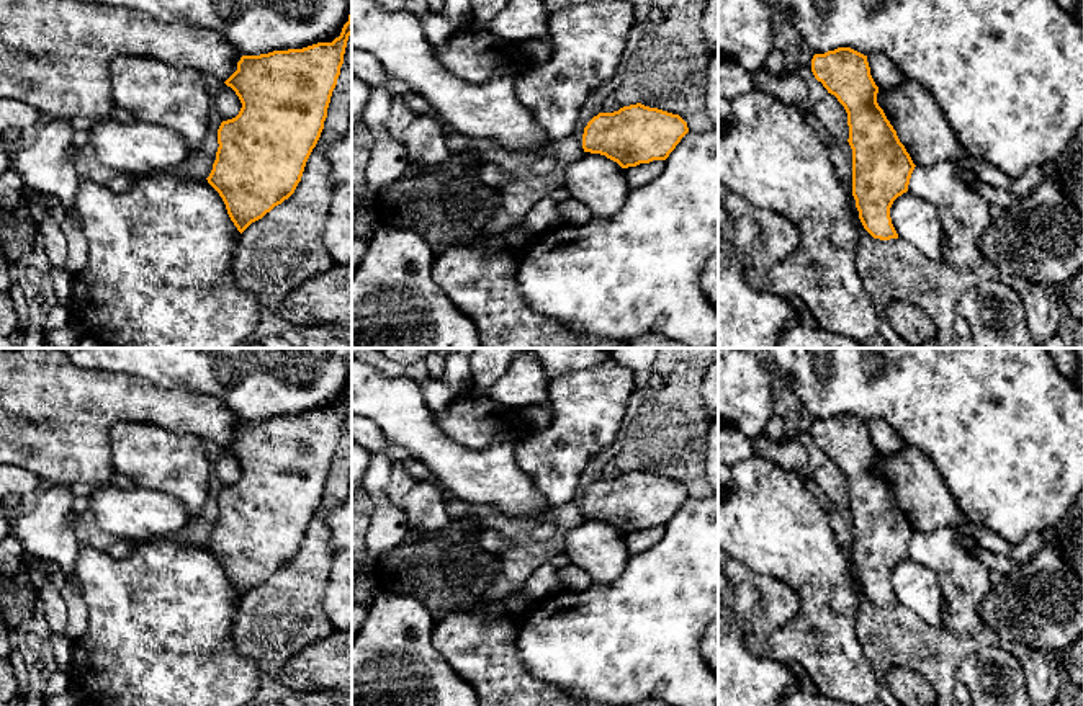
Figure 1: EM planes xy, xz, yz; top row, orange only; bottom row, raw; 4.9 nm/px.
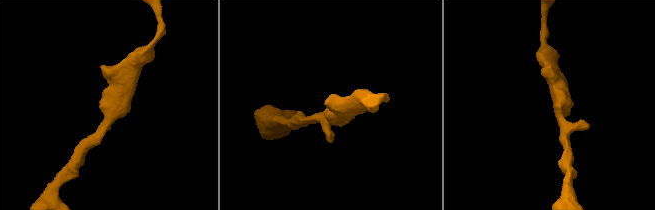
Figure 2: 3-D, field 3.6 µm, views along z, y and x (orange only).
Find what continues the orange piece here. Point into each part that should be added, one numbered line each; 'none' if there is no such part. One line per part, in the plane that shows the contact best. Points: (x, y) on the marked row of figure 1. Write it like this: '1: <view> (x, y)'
none

